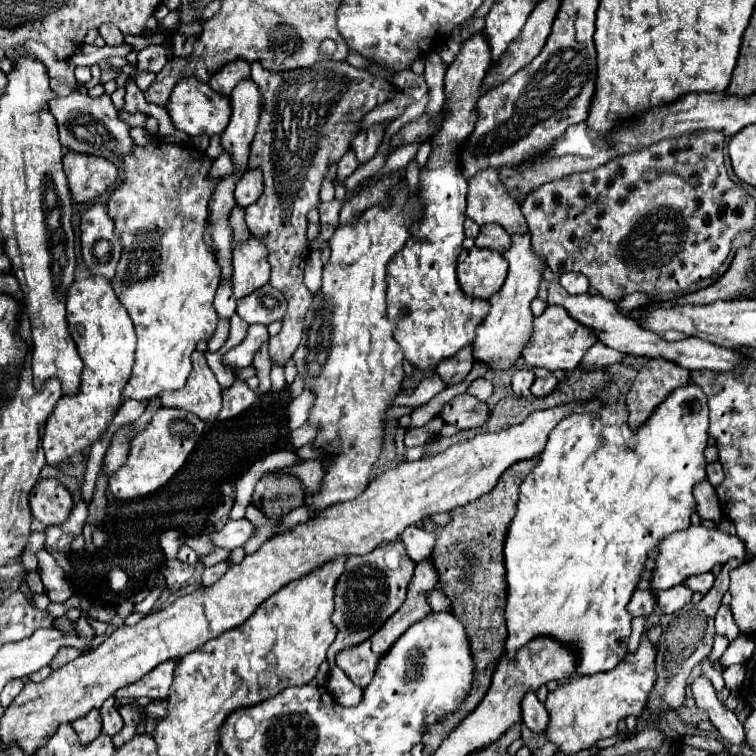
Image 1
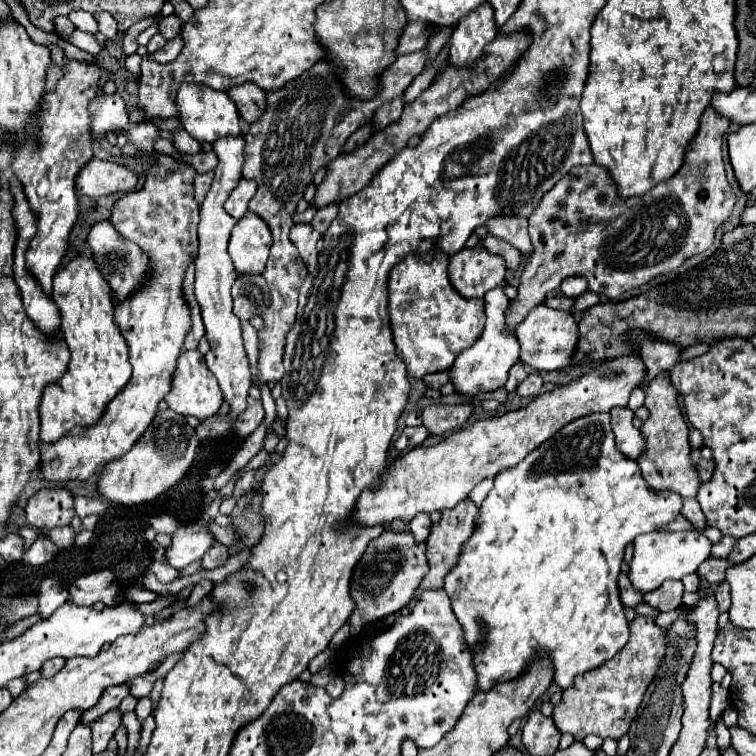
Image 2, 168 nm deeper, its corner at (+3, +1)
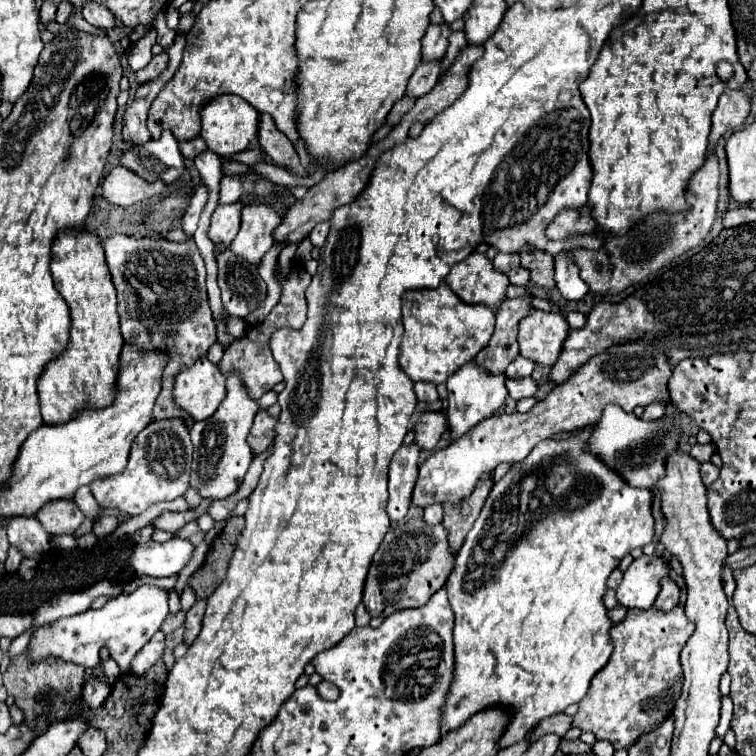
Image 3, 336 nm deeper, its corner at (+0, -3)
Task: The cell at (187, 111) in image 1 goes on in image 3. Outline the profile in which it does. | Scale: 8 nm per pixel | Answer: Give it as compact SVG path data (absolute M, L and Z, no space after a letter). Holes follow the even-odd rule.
M220 94L206 102L200 108L200 122L202 122L200 138L206 142L208 150L216 152L222 158L230 158L232 154L246 150L258 132L258 112L246 100L234 94Z

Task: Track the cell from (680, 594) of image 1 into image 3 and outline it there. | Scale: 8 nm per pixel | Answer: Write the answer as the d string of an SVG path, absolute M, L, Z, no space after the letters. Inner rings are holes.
M664 578L660 582L660 588L662 590L660 590L660 594L658 594L656 602L654 602L654 608L658 608L660 612L670 612L680 600L680 588L672 578Z

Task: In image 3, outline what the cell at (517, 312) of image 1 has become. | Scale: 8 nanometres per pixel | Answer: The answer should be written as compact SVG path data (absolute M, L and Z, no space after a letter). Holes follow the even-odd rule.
M470 362L470 364L462 366L458 372L454 372L454 376L450 376L446 386L448 386L448 422L450 422L452 440L464 436L480 420L490 418L504 404L504 400L508 396L506 376L486 372L486 368L478 366L476 362Z

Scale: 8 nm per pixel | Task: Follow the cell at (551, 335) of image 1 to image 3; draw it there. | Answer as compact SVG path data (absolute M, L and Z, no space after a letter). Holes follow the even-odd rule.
M532 310L522 322L518 332L520 354L536 364L552 366L568 338L570 326L564 314Z

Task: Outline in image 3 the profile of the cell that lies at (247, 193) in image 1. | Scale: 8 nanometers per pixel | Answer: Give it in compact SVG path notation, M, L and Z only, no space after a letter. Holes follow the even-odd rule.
M234 202L228 206L218 206L212 214L212 224L208 230L208 236L212 242L216 244L228 244L234 240L234 236L238 234L240 228L240 214L242 214L244 202Z

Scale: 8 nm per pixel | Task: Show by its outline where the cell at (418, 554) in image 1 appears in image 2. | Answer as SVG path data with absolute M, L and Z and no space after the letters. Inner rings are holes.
M421 512L411 520L411 532L413 532L415 540L419 540L419 542L427 540L427 536L431 532L431 518L427 512Z

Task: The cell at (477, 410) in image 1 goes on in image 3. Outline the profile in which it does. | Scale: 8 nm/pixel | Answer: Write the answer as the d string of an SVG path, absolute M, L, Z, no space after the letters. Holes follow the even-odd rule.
M424 412L420 416L420 420L414 424L414 432L416 432L414 442L422 450L434 450L438 440L440 440L440 436L446 430L448 430L448 422L446 422L444 412Z

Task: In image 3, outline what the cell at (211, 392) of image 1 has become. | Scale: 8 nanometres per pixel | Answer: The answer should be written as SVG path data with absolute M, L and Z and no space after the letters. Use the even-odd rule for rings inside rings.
M208 358L196 360L174 378L174 402L194 420L210 418L224 398L224 376Z

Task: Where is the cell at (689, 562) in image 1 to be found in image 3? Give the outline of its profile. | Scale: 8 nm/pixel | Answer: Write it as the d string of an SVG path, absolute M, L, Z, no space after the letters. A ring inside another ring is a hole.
M646 556L636 558L624 572L616 596L626 608L650 608L660 592L660 580L670 576L670 556Z

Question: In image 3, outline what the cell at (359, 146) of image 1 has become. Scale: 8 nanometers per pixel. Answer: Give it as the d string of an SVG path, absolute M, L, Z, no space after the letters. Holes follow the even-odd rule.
M432 62L420 64L414 70L414 74L412 74L410 82L408 82L406 96L412 98L412 100L424 96L426 92L430 92L434 88L434 84L438 82L438 76L440 76L440 64L438 62L436 64L432 64Z

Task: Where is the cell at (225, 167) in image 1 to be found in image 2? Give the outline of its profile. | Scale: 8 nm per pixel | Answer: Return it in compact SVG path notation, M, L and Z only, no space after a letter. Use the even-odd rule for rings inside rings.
M205 172L205 174L195 176L195 200L197 200L199 206L201 206L203 198L207 196L207 192L211 188L211 182L213 182L213 172Z

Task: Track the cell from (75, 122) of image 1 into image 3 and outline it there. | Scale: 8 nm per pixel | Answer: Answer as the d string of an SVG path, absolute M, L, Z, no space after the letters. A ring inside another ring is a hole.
M164 130L158 140L152 138L140 146L128 146L118 162L148 182L162 180L172 184L184 172L184 156L170 130Z

